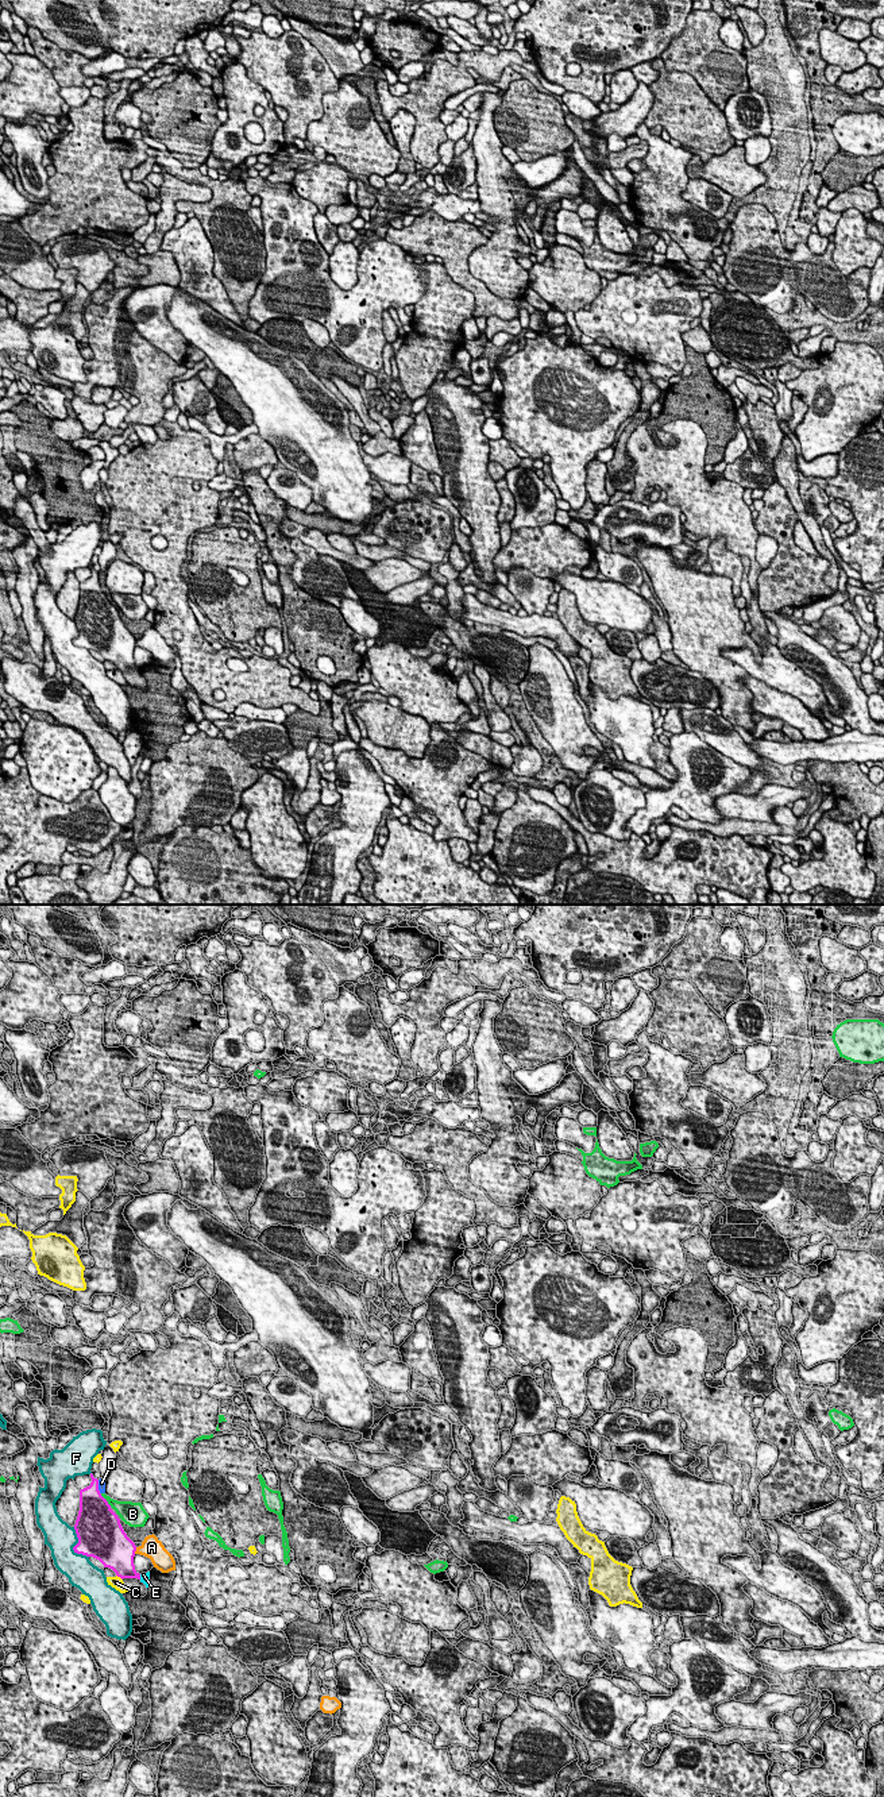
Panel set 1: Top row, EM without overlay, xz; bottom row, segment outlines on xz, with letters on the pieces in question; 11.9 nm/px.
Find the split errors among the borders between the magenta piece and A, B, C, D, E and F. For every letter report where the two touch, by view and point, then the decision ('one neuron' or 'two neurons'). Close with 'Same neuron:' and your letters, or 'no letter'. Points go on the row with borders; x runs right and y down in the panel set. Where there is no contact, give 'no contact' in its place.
A: contact xz (135, 1550); two neurons
B: contact xz (105, 1500); two neurons
C: contact xz (119, 1576); two neurons
D: contact xz (97, 1487); two neurons
E: contact xz (139, 1577); two neurons
F: contact xz (74, 1546); two neurons
Same neuron: no letter

